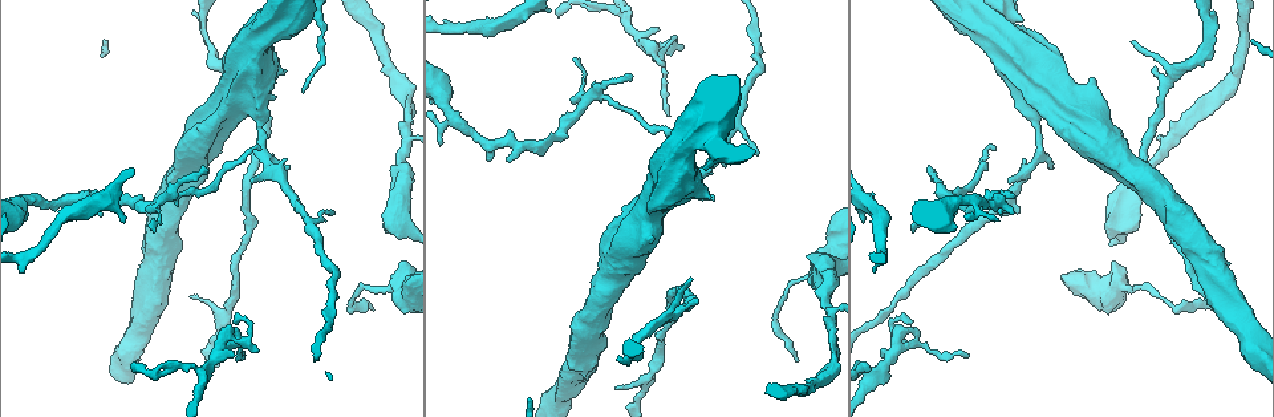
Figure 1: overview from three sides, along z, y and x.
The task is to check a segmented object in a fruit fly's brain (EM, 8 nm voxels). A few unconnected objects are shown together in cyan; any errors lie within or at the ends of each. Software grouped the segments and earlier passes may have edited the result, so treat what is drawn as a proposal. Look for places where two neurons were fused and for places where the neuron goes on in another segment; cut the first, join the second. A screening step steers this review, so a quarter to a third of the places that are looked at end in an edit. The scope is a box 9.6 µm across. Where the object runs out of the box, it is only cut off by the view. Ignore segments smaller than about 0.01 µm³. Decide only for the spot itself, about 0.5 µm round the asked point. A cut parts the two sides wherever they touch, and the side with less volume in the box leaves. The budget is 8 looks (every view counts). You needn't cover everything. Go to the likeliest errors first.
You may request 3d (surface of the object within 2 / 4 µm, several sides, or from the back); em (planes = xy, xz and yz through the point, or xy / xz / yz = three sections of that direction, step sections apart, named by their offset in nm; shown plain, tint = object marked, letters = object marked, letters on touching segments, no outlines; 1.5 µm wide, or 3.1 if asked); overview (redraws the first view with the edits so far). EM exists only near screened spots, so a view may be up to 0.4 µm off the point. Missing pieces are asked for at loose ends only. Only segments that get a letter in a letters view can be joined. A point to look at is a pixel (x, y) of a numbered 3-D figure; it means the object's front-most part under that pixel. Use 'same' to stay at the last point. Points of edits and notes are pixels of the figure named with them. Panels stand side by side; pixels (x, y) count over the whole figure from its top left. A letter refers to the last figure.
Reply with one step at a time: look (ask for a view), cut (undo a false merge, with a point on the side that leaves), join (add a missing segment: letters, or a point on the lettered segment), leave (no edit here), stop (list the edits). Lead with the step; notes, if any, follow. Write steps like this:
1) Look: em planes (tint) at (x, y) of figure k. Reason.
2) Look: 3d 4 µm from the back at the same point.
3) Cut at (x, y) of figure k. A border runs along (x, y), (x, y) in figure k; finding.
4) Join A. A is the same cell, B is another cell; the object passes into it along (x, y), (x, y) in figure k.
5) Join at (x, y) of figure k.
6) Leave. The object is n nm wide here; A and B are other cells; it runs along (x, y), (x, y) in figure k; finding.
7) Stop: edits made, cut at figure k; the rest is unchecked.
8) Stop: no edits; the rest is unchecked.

Look: em planes (plain) at (695, 302) of figure 1. Thin end.

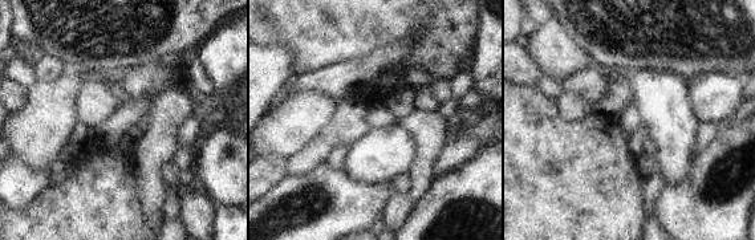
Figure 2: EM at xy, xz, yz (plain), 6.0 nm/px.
Look: em planes (letters) at the same point. See the neighbours.

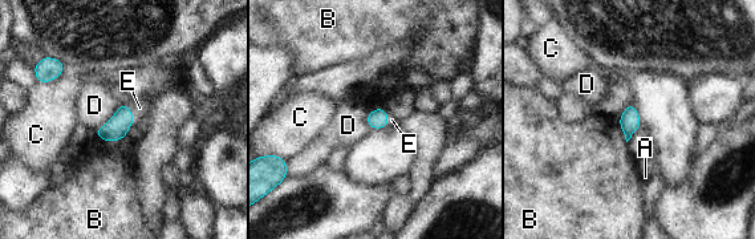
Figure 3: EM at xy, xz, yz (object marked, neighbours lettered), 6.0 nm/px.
Join at (139, 108) of figure 3. E is the same cell, A, B, C and D are other cells; it goes on there.

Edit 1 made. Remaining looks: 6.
Look: overview. Redraw.

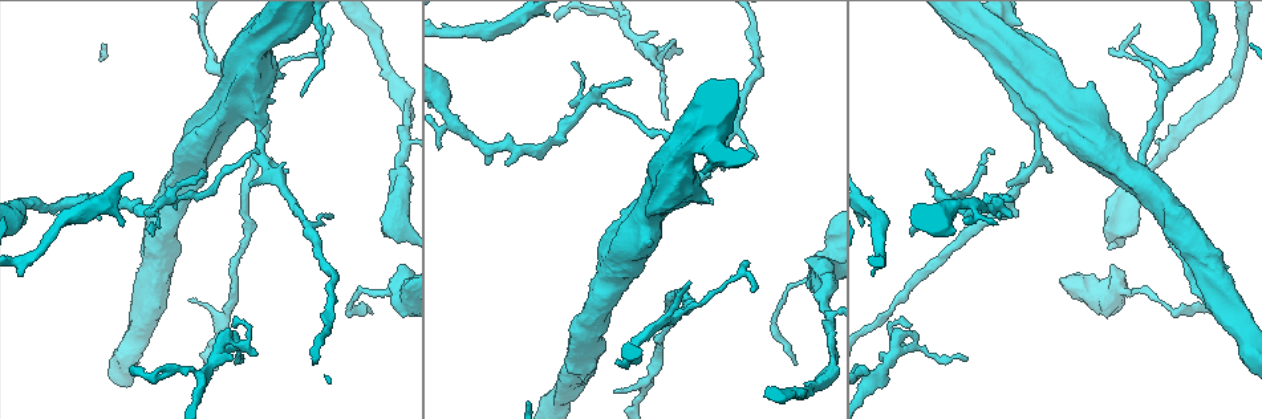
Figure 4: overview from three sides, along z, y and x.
Look: em xz step 4 (tint) at (899, 336) of figure 4. Sudden change in width.

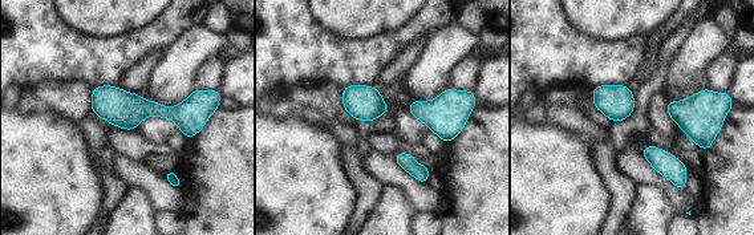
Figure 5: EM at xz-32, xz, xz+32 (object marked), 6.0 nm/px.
Look: em yz step 4 (tint) at the same point.

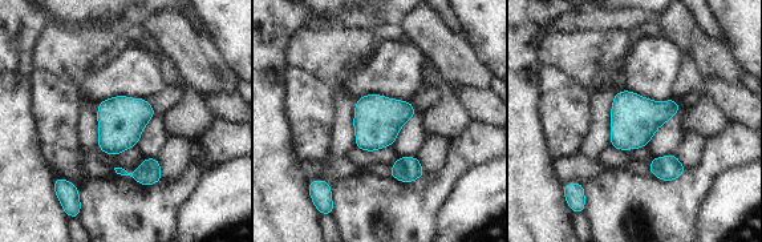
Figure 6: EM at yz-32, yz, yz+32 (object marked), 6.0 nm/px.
Look: em yz step 4 (letters) at the same point. See the neighbours.

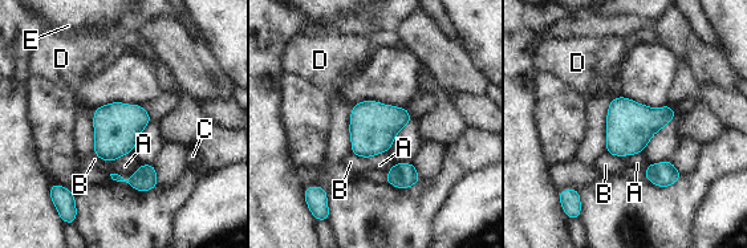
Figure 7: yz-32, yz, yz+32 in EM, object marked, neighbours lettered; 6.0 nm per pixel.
Leave. The longest contact is with A, 190 nm; A, B, C, D and E are other cells; a border runs along (138, 165), (126, 178), (110, 174) in figure 7; continuous, no second neuron.

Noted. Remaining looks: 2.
Look: 3d 4 µm at (1088, 82) of figure 4. Stops while still wide.

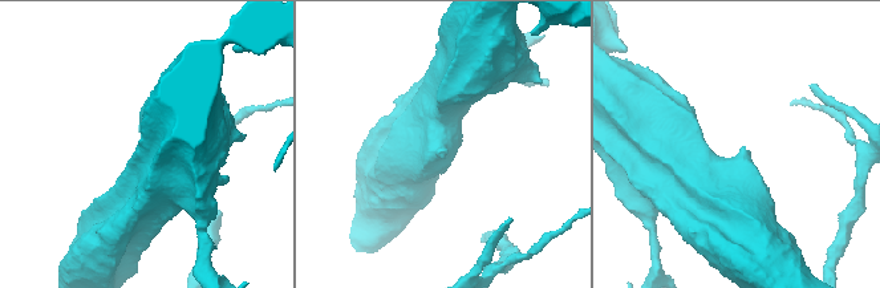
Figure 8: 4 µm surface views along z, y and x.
Look: em yz step 4 (letters) at (448, 152) of figure 8. Need the tissue.

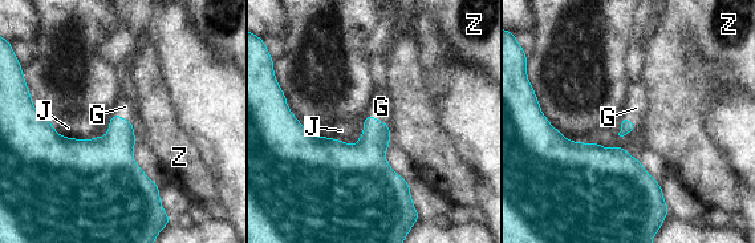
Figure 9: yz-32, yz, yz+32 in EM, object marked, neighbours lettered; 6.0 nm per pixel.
Join at (381, 106) of figure 9. G is the same cell, J and Z are other cells; the object passes into it along (366, 158), (378, 120), (381, 106) in figure 9; it goes on there.

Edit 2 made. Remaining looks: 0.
Stop: edits made, join at figure 3, join at figure 9; the rest is unchecked.

